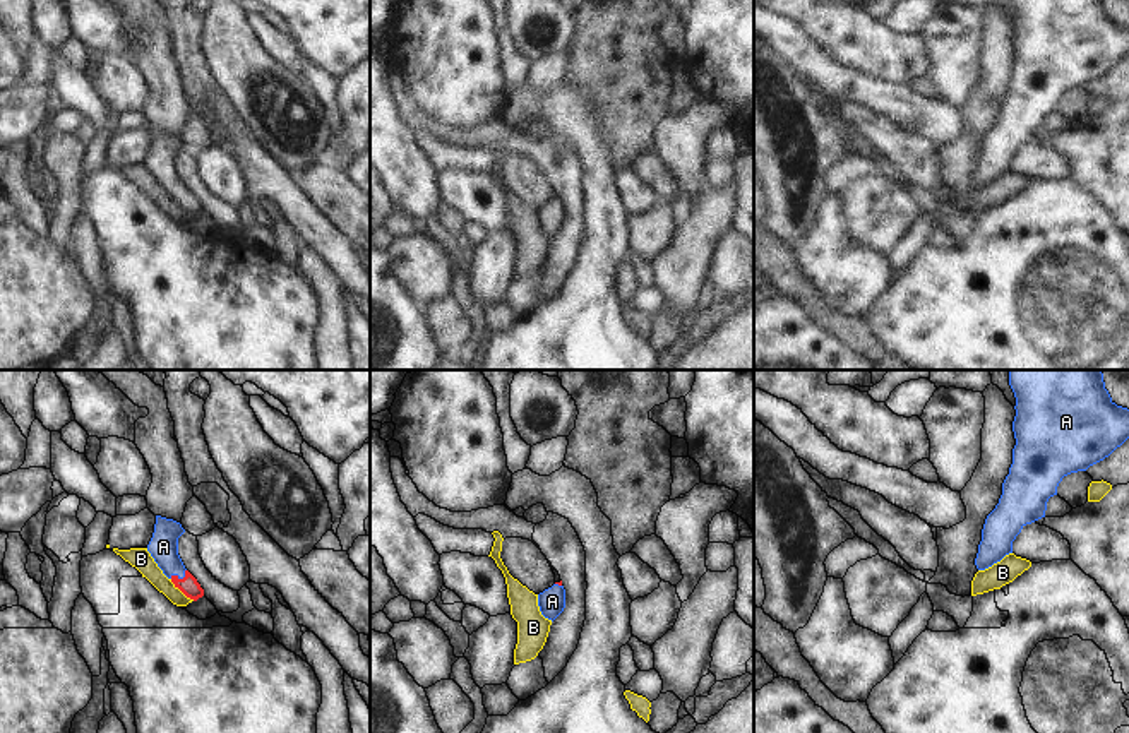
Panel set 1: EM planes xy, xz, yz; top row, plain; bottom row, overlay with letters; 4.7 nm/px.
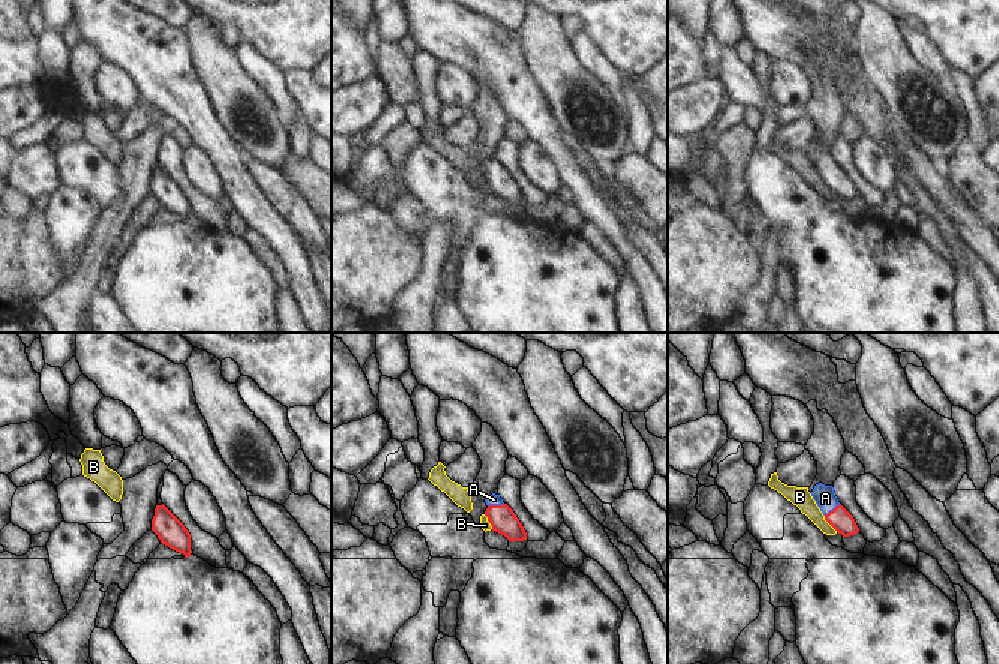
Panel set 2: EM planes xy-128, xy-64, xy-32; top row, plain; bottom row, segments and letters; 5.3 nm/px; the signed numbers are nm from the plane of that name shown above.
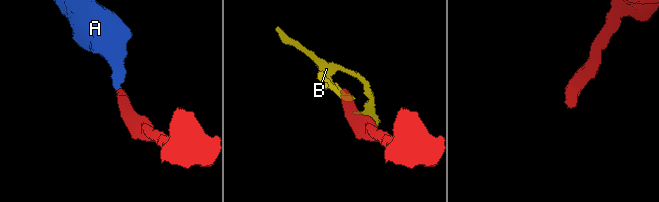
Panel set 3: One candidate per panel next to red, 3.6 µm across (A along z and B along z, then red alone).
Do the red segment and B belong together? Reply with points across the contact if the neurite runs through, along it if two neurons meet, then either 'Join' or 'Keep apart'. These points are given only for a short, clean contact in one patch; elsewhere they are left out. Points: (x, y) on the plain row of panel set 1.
Boundary: xy (170, 196), (194, 216). Keep apart

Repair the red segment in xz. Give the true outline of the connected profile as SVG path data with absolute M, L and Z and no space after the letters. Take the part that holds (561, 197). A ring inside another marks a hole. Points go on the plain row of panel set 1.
M560 199L538 211L538 223L545 235L555 236L565 224L565 206Z

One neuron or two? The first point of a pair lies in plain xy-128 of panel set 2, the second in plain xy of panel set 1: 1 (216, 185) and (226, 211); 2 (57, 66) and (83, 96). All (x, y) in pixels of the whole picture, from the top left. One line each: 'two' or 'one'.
1: two
2: one

